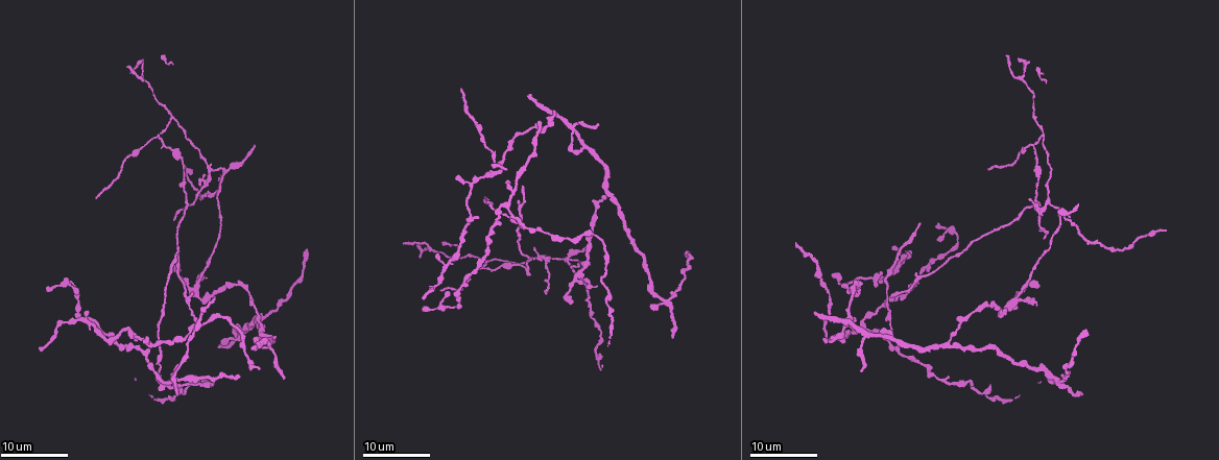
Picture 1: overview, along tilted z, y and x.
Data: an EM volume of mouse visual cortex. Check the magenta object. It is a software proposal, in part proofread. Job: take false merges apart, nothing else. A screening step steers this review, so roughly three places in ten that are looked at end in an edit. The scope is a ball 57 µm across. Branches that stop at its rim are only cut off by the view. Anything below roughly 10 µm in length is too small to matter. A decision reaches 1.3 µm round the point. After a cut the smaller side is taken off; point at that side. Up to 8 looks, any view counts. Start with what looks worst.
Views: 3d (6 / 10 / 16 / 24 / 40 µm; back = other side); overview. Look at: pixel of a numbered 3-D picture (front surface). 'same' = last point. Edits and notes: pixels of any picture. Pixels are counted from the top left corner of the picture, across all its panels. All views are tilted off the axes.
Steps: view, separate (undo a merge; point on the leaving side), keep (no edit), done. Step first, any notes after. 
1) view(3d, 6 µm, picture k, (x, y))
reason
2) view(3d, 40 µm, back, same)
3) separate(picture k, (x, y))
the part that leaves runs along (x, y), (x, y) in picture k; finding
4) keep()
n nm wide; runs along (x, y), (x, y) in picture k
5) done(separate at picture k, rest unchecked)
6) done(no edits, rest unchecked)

view(3d, 16 µm, picture 1, (191, 288))

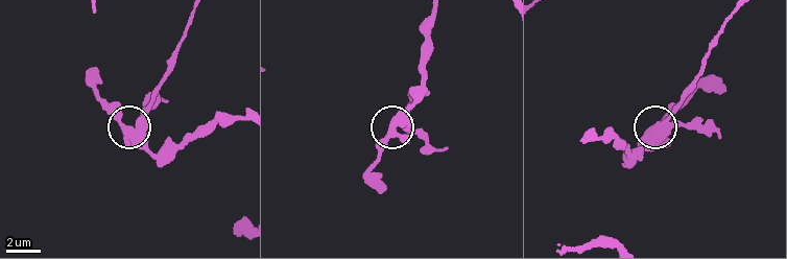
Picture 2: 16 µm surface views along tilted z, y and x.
view(3d, 10 µm, picture 2, (129, 128))

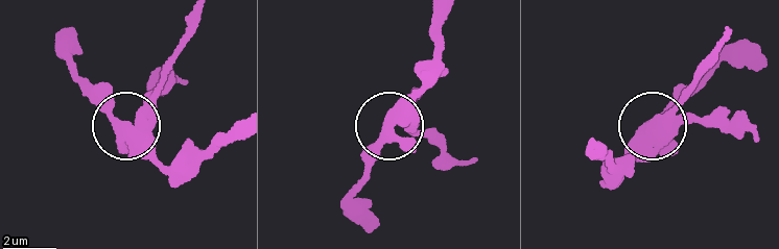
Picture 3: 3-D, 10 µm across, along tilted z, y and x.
separate(picture 3, (691, 123))
the part that leaves runs along (658, 135), (661, 115), (721, 35) in picture 3; two neurons meet here

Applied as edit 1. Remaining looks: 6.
view(3d, 24 µm, picture 1, (525, 225))
three-way junction

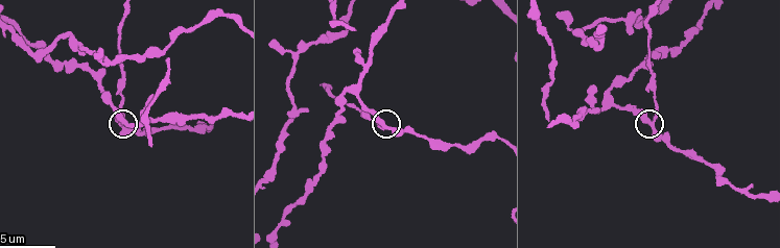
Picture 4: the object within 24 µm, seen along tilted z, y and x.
view(3d, 10 µm, picture 4, (651, 122))

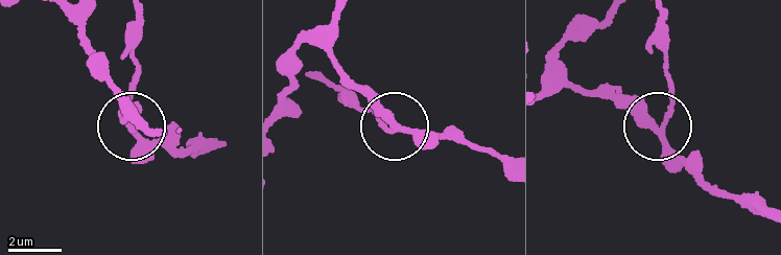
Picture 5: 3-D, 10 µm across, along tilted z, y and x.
separate(picture 5, (138, 74))
the part that leaves runs along (668, 116), (663, 13) in picture 5; two neurons meet here

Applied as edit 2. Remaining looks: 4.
view(3d, 24 µm, picture 1, (436, 287))

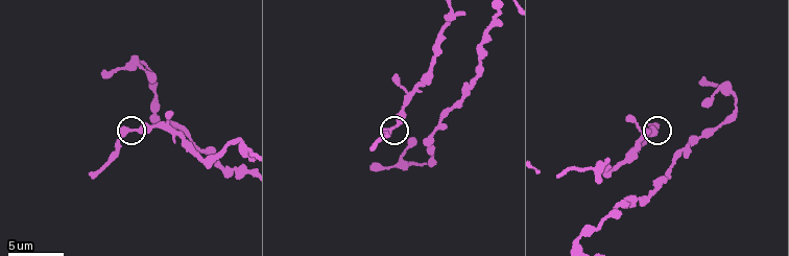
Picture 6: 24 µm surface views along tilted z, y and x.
view(3d, 6 µm, picture 6, (131, 129))
zoom in

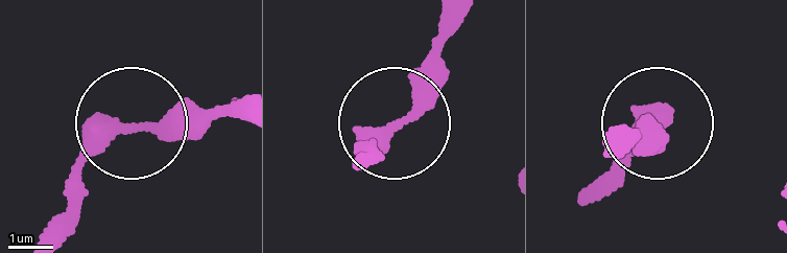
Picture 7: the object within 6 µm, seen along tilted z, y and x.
keep()
290 nm wide; runs along (237, 113), (190, 106), (123, 129), (42, 235) in picture 7; one neuron here

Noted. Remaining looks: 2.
view(3d, 24 µm, picture 1, (981, 308))
sudden change in width

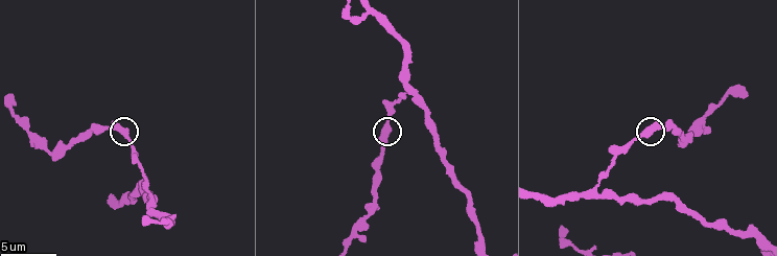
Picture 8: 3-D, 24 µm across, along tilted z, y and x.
view(3d, 6 µm, picture 8, (645, 133))

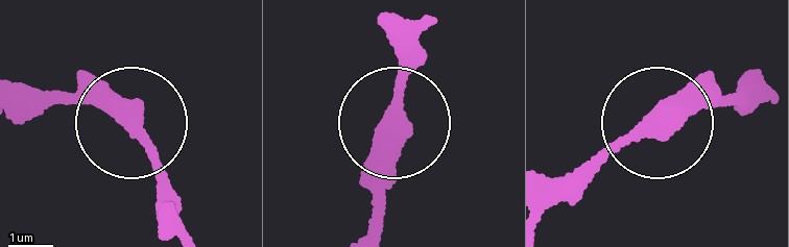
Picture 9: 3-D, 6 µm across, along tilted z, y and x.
keep()
one neuron here

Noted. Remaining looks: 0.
done(separate at picture 3, separate at picture 5, rest unchecked)

